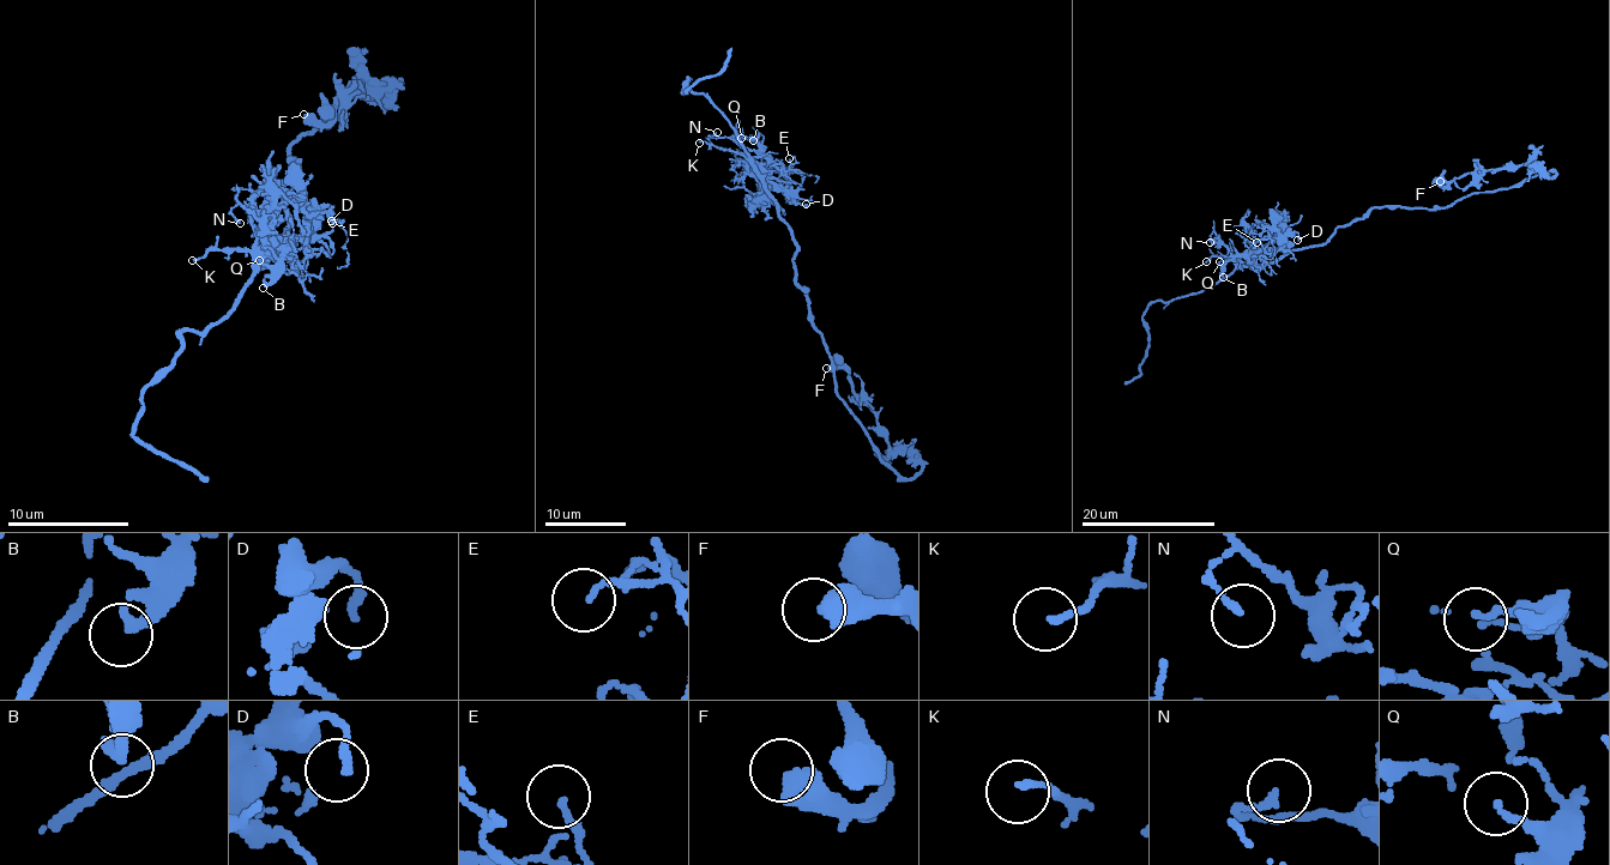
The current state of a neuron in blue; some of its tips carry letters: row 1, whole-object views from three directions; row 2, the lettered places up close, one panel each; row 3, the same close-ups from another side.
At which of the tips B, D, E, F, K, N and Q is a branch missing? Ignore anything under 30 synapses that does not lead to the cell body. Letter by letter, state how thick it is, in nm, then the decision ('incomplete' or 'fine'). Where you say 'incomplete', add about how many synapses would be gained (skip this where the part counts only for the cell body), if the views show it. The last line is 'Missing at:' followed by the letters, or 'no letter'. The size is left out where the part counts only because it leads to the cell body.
B: calibre 320 nm; fine
D: calibre 200 nm; fine
E: calibre 130 nm; fine
F: calibre 600 nm; fine
K: calibre 140 nm; fine
N: calibre 160 nm; fine
Q: calibre 170 nm; fine
Missing at: no letter

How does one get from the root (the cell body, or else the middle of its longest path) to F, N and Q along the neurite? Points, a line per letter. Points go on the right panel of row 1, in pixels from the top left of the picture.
F: (1362, 218), (1379, 206), (1442, 209), (1473, 193), (1555, 173), (1509, 164), (1440, 181)
N: (1362, 218), (1339, 227), (1322, 243), (1296, 248), (1265, 264), (1241, 265), (1214, 231), (1210, 242)
Q: (1362, 218), (1339, 227), (1322, 243), (1296, 248), (1272, 261), (1240, 265), (1232, 259), (1219, 265), (1219, 261)

